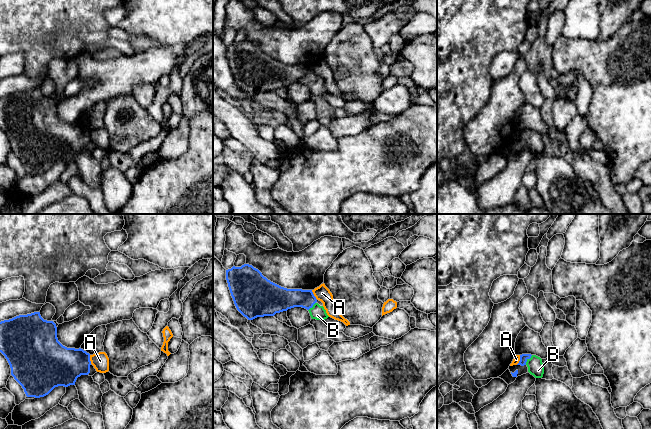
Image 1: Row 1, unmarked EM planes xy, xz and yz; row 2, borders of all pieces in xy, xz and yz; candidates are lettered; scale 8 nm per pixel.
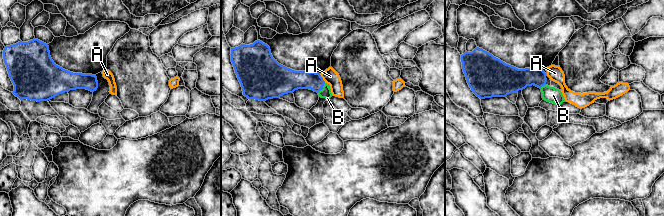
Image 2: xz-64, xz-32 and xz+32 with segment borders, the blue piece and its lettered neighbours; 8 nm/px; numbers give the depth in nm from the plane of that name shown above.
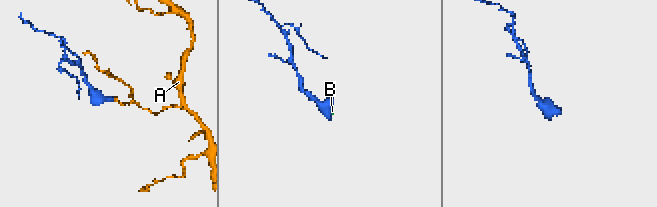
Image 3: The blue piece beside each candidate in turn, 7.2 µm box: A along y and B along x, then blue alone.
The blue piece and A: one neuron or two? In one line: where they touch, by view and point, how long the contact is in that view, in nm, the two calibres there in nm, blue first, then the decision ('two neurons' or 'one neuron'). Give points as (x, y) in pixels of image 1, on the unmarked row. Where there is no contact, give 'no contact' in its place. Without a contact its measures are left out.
xz (313, 71) | 90 nm | 180/120 nm | two neurons

